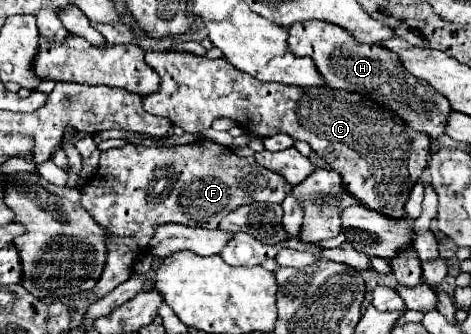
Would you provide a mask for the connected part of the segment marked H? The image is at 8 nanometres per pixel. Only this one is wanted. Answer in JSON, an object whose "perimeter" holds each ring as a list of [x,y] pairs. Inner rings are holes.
{"perimeter":[[[297,22],[289,28],[287,42],[295,56],[313,58],[317,70],[331,88],[351,90],[379,102],[383,108],[399,114],[399,118],[403,118],[411,130],[429,134],[433,140],[445,134],[447,118],[453,112],[451,106],[447,106],[447,98],[439,98],[439,94],[435,94],[427,82],[419,82],[419,78],[407,74],[391,50],[383,50],[383,46],[377,44],[357,44],[355,38],[351,38],[351,32],[329,22]]]}

